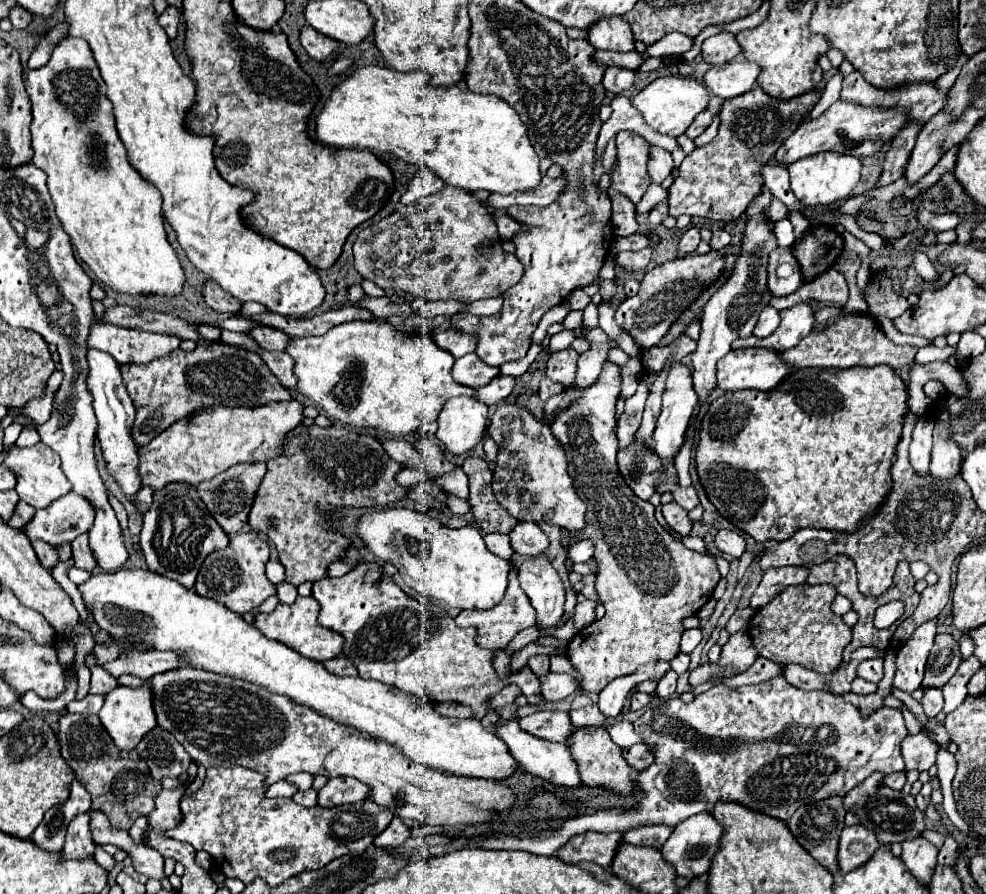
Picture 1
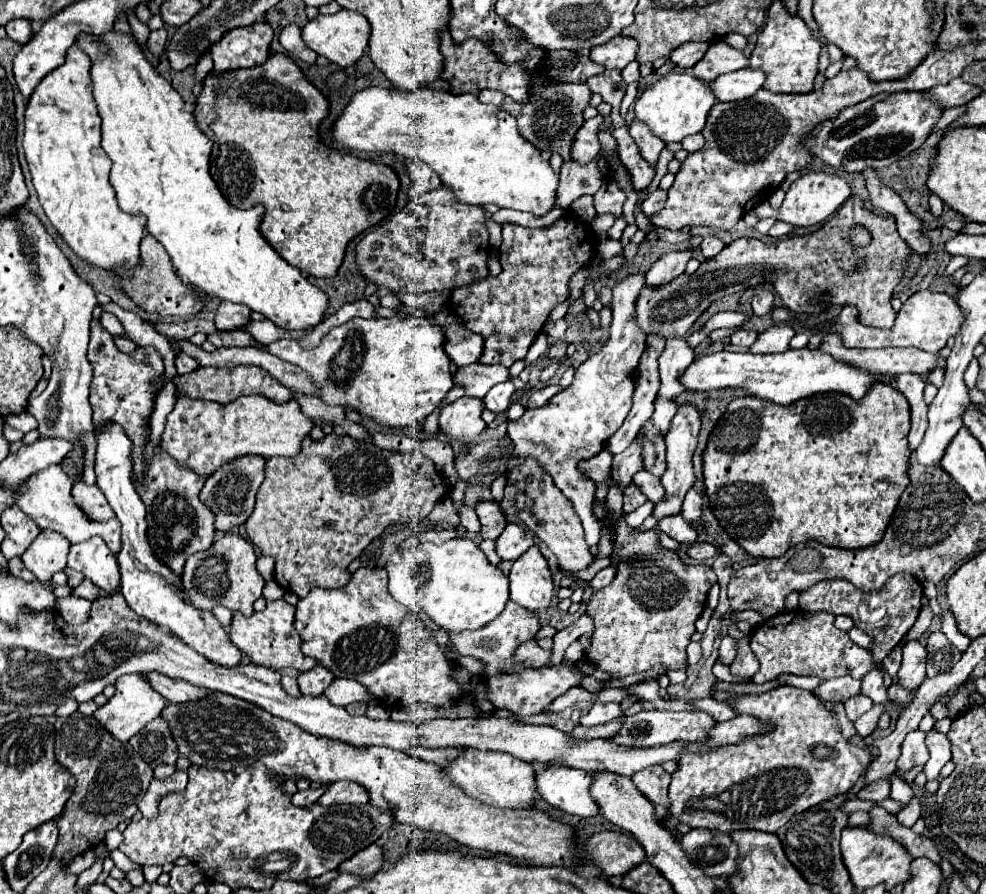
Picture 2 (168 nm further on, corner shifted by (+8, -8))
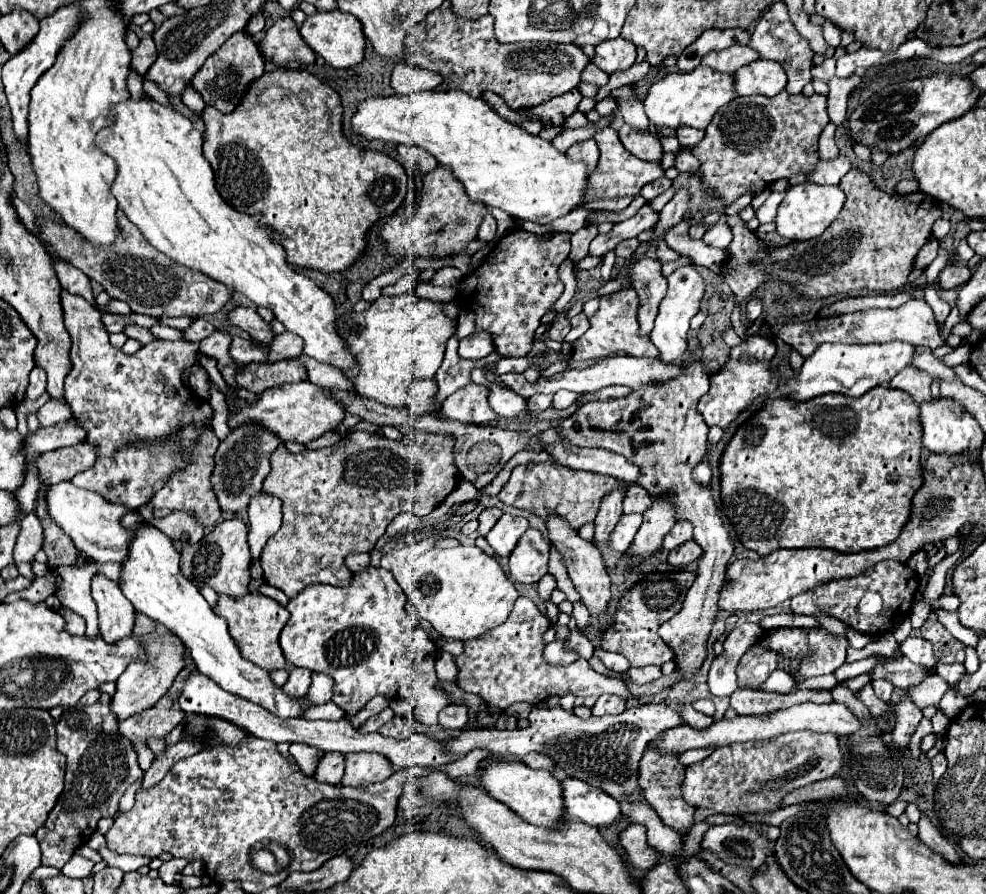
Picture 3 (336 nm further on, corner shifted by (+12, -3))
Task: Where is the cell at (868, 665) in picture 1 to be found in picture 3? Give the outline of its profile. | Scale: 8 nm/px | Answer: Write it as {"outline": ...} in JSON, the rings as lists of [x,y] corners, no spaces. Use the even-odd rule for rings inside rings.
{"outline":[[[877,679],[877,681],[873,681],[873,689],[875,689],[875,693],[877,693],[877,697],[879,697],[881,701],[889,701],[889,699],[891,699],[893,685],[891,685],[889,681],[881,681],[881,679]]]}

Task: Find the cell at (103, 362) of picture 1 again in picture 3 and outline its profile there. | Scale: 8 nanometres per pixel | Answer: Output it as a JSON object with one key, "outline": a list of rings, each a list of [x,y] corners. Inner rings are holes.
{"outline":[[[131,509],[125,517],[121,517],[121,525],[125,525],[125,529],[131,531],[133,539],[129,545],[129,555],[121,563],[119,585],[123,595],[133,603],[135,611],[147,615],[149,619],[161,623],[173,635],[177,635],[183,641],[183,645],[189,649],[193,661],[197,663],[199,673],[211,677],[225,691],[249,699],[253,703],[259,703],[261,707],[269,709],[279,717],[299,717],[301,715],[299,705],[293,699],[289,699],[269,679],[269,673],[265,669],[241,657],[239,647],[235,645],[235,641],[227,631],[227,621],[215,615],[215,611],[199,593],[199,589],[181,575],[179,553],[173,547],[173,541],[163,531],[147,523],[141,517],[141,513],[135,509]]]}

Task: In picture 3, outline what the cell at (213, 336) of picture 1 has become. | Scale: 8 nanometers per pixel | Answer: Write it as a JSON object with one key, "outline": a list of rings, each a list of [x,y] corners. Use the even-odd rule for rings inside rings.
{"outline":[[[215,331],[211,337],[203,339],[199,343],[199,351],[203,351],[205,355],[211,355],[217,360],[218,368],[221,369],[225,381],[237,389],[235,385],[235,371],[237,371],[237,365],[233,363],[233,359],[229,354],[229,343],[232,342],[232,338],[223,333],[223,331]]]}

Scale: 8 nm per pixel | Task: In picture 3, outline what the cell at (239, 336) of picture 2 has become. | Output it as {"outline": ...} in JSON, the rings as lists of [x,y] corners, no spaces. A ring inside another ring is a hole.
{"outline":[[[195,319],[191,323],[191,327],[185,329],[187,341],[201,341],[201,339],[209,337],[211,333],[215,333],[215,327],[209,321],[205,321],[205,319]]]}

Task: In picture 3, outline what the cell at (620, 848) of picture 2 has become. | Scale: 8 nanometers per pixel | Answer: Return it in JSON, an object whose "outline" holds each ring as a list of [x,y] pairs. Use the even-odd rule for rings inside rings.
{"outline":[[[629,825],[619,833],[619,843],[627,853],[627,861],[631,867],[647,871],[657,865],[659,855],[647,845],[647,835],[643,825]]]}

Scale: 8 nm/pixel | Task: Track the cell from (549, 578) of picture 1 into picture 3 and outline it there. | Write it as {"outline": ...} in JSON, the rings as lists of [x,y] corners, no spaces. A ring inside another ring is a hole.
{"outline":[[[529,527],[509,555],[509,575],[515,583],[537,583],[547,573],[547,561],[549,543],[539,531]]]}

